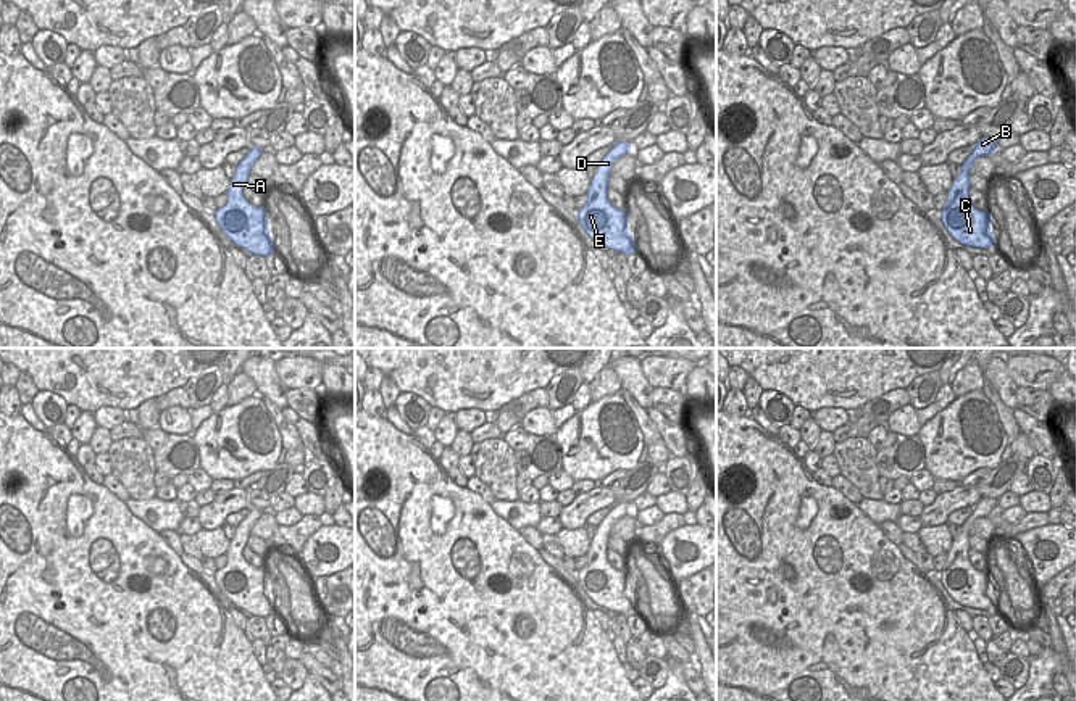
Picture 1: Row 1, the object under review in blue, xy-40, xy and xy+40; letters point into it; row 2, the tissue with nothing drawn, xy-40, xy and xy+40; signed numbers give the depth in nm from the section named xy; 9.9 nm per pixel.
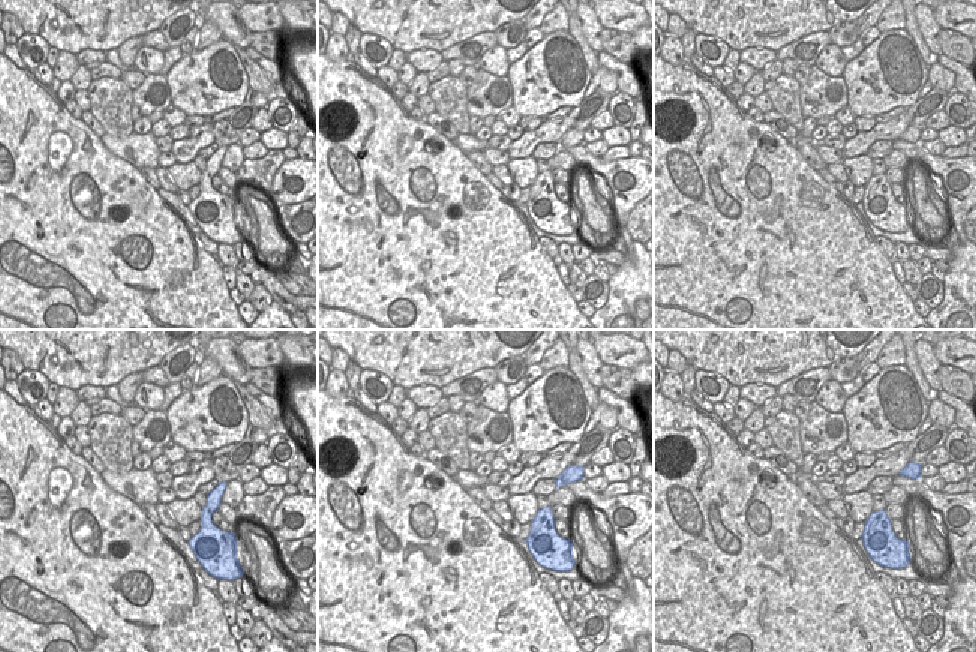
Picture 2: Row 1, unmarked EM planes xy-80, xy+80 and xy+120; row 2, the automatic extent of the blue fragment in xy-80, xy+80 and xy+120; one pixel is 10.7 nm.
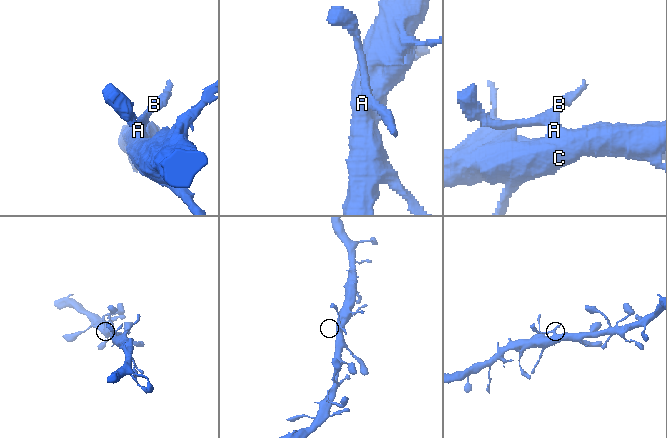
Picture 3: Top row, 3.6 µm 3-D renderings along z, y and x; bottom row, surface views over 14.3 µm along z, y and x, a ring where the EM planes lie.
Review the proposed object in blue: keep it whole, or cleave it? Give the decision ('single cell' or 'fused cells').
fused cells

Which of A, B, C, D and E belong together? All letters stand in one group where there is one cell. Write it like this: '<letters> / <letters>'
A C E / B D

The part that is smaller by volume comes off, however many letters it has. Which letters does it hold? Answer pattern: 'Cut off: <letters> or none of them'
Cut off: B, D

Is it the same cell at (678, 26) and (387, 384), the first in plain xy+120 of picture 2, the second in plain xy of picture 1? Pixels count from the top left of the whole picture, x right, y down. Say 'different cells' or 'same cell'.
different cells

